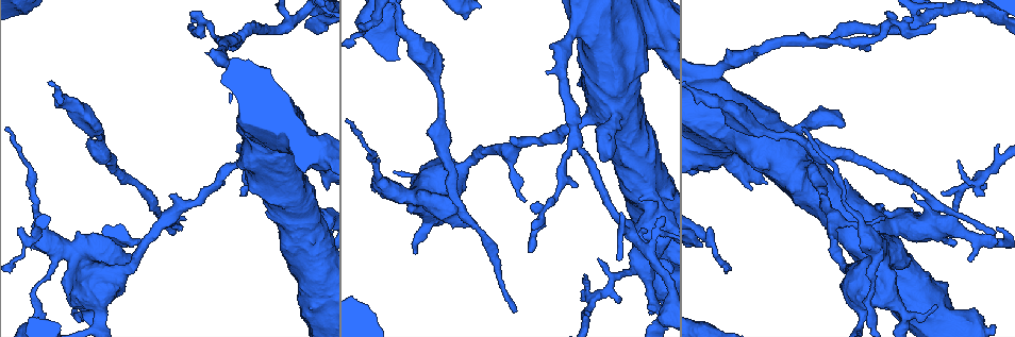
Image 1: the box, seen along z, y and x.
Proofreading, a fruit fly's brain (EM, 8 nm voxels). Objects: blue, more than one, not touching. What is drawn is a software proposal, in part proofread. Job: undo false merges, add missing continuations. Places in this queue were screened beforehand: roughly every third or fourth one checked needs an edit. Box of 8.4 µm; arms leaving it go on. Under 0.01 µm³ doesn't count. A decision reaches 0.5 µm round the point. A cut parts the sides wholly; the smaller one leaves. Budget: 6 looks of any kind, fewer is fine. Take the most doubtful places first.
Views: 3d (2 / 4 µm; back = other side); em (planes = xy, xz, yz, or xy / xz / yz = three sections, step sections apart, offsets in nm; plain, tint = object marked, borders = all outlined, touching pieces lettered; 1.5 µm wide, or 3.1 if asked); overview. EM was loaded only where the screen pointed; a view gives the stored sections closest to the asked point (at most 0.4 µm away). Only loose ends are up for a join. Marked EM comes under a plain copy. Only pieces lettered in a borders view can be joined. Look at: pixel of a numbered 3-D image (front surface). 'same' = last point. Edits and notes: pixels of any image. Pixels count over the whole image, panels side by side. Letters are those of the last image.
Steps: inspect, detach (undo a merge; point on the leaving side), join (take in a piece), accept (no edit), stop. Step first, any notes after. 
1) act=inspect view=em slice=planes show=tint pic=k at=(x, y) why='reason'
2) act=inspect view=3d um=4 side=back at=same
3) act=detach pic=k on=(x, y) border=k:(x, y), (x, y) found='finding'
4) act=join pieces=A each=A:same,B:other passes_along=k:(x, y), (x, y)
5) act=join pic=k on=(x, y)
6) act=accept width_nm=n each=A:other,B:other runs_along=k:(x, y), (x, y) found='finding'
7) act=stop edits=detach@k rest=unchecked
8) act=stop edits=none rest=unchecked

act=inspect view=3d um=2 pic=1 at=(633, 234) why='arms part here'

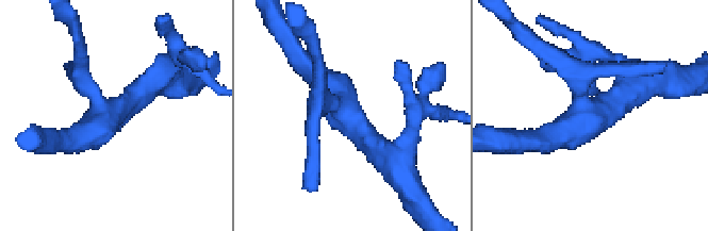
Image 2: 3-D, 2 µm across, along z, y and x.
act=inspect view=em slice=xz step=8 show=borders pic=2 at=(106, 117) why='now the EM'

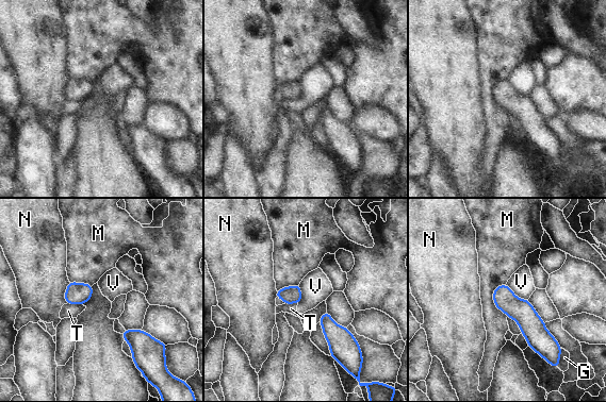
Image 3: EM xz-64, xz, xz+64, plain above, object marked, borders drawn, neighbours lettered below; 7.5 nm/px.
act=accept width_nm=170 each=G:other,M:other,N:other,T:other,V:other runs_along=3:(501, 287), (503, 296), (549, 348) found='continuous, no second cell'

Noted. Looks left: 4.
act=inspect view=3d um=4 pic=1 at=(515, 310) why='end of a long branch'

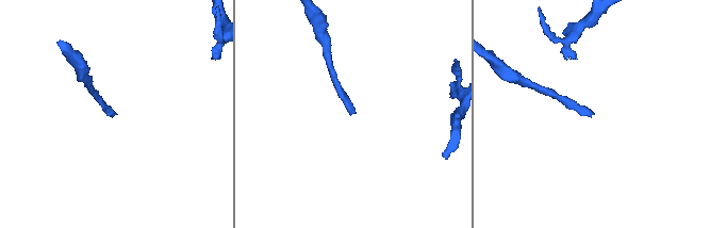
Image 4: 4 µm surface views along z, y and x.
act=inspect view=em slice=xy step=4 show=borders pic=4 at=(116, 114) why='need the tissue'

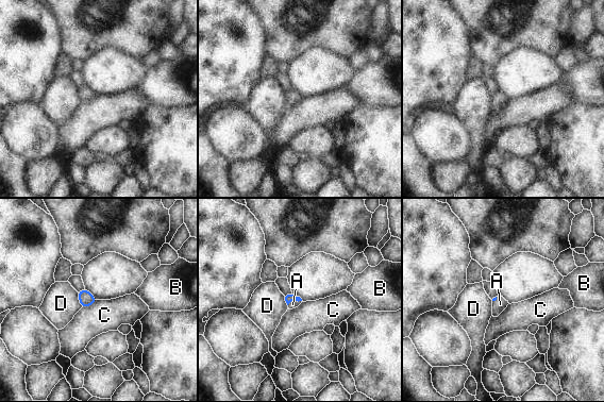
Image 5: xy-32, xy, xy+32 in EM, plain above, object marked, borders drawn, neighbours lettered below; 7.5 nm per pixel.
act=inspect view=em slice=planes show=borders at=same

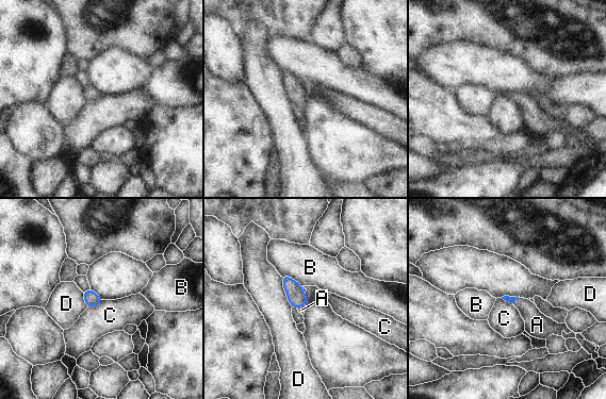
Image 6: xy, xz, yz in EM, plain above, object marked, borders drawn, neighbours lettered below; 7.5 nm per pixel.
act=join pieces=A each=A:same,B:other,C:other,D:other passes_along=6:(508, 299), (514, 301), (537, 325) found='the cell continues'

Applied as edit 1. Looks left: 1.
act=stop edits=join@6 rest=unchecked

